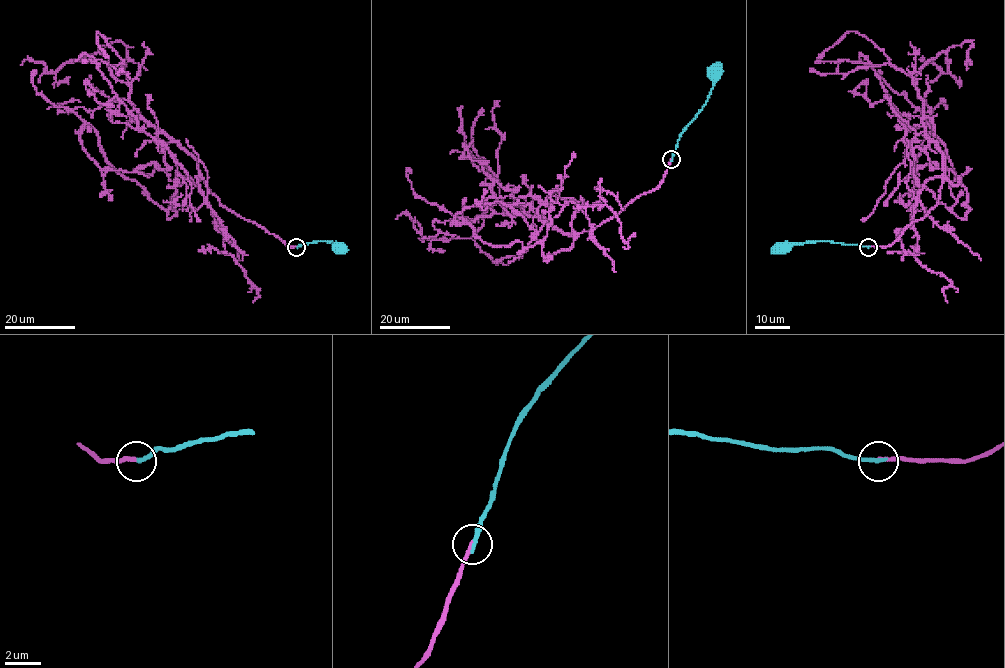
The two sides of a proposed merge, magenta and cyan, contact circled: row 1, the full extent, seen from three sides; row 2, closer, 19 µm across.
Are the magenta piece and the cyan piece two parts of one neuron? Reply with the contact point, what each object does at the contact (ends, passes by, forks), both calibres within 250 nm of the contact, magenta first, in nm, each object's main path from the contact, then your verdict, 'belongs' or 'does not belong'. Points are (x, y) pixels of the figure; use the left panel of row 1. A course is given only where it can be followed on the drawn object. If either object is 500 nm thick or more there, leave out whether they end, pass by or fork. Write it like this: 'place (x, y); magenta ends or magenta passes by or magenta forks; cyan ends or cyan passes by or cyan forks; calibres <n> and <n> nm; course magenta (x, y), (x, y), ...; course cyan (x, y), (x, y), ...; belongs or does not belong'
place (296, 247); magenta ends; cyan ends; calibres 190 and 280 nm; course magenta (297, 246), (187, 176), (167, 218), (106, 159), (92, 128), (80, 137), (101, 168), (157, 168); course cyan (297, 246), (332, 241), (341, 248); belongs

